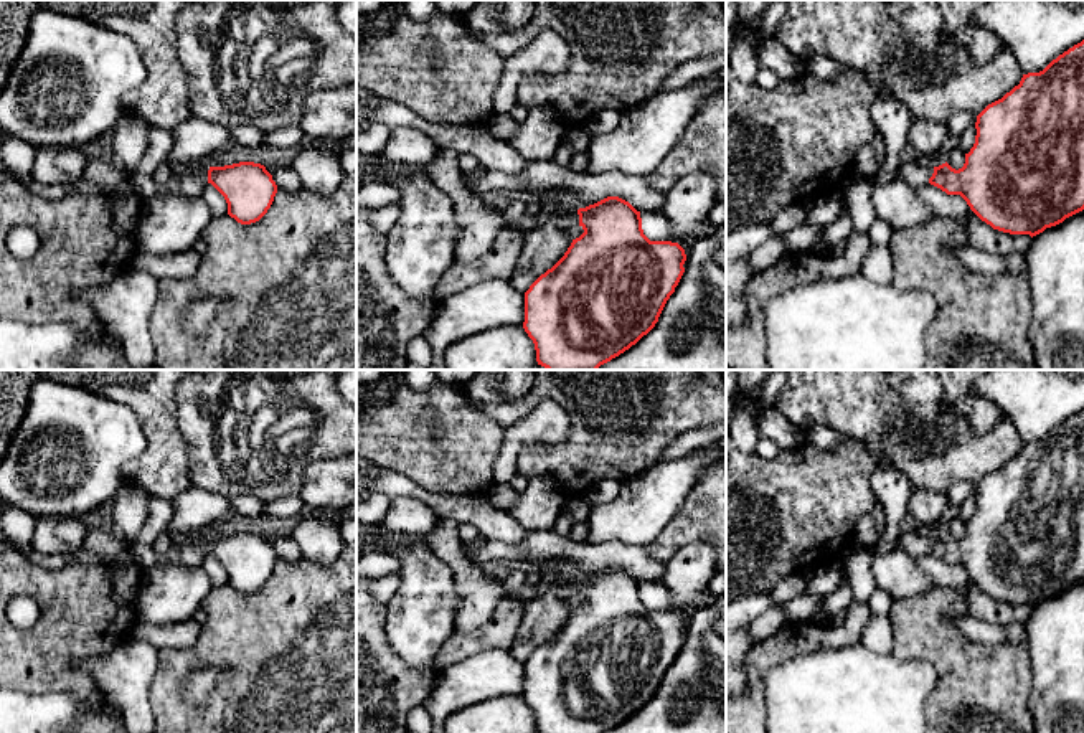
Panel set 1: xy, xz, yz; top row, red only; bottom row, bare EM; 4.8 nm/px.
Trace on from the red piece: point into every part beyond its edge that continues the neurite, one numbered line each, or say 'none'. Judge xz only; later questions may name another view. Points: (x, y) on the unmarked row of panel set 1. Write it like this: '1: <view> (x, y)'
1: xz (560, 573)

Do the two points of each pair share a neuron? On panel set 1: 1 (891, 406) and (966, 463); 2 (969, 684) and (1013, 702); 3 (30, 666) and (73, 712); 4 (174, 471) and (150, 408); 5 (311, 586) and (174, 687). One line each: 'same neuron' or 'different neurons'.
1: same neuron
2: same neuron
3: different neurons
4: same neuron
5: same neuron

